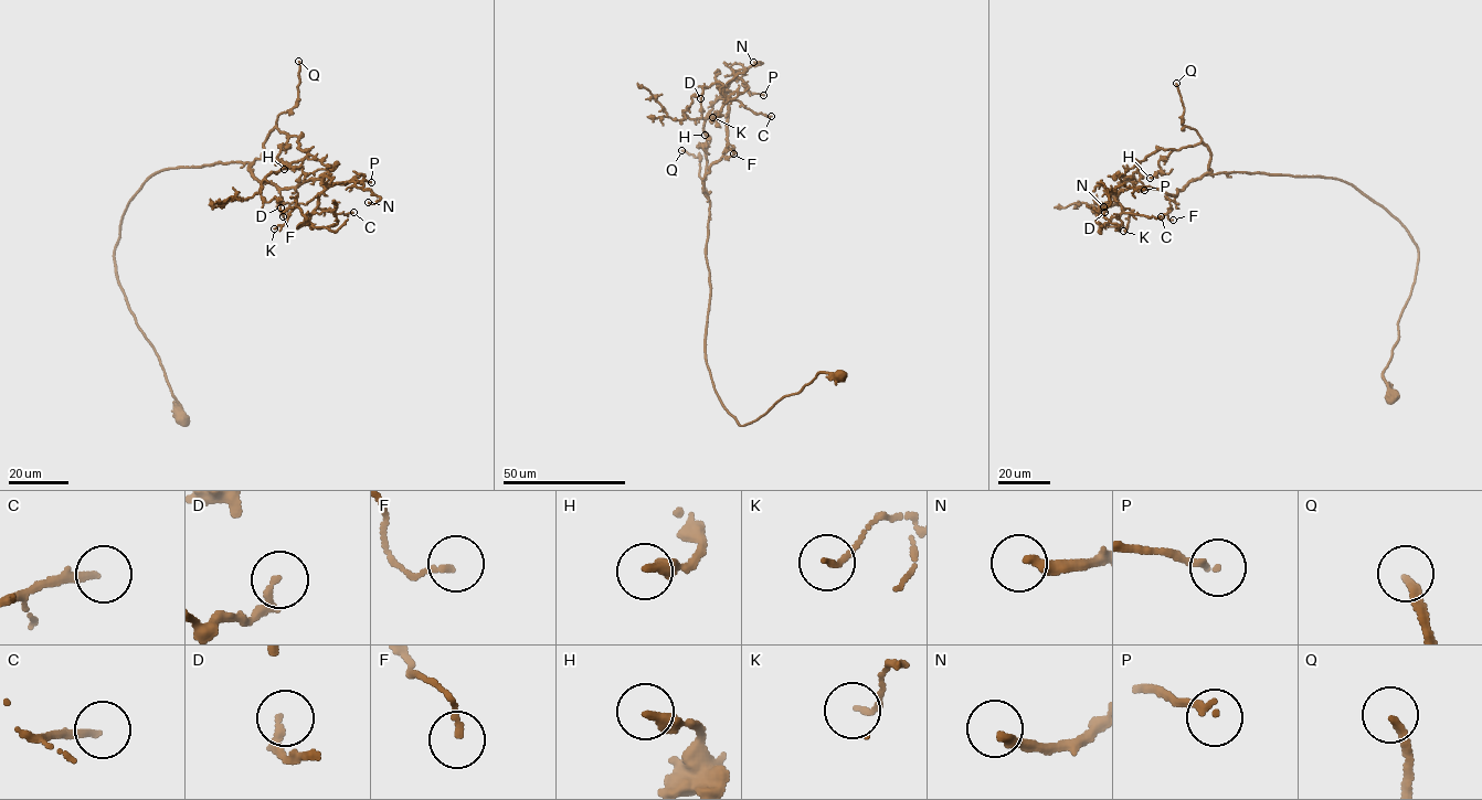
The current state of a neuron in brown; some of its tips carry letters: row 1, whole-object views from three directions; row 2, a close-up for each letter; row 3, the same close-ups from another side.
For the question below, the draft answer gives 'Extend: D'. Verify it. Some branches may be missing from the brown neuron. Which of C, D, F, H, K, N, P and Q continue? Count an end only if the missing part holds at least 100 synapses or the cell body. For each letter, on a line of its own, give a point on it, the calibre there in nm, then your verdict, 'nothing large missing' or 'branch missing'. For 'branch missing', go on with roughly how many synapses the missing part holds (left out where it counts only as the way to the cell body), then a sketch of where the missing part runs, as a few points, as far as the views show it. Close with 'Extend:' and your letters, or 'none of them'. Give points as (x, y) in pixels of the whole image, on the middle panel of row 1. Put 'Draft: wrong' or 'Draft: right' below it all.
C: place (771, 116); calibre 190 nm; nothing large missing
D: place (700, 98); calibre 180 nm; nothing large missing
F: place (733, 153); calibre 130 nm; nothing large missing
H: place (705, 135); calibre 260 nm; nothing large missing
K: place (712, 117); calibre 110 nm; nothing large missing
N: place (753, 62); calibre 260 nm; nothing large missing
P: place (763, 95); calibre 160 nm; nothing large missing
Q: place (681, 150); calibre 200 nm; branch missing; 140 synapses
Extend: Q
Draft: wrong

